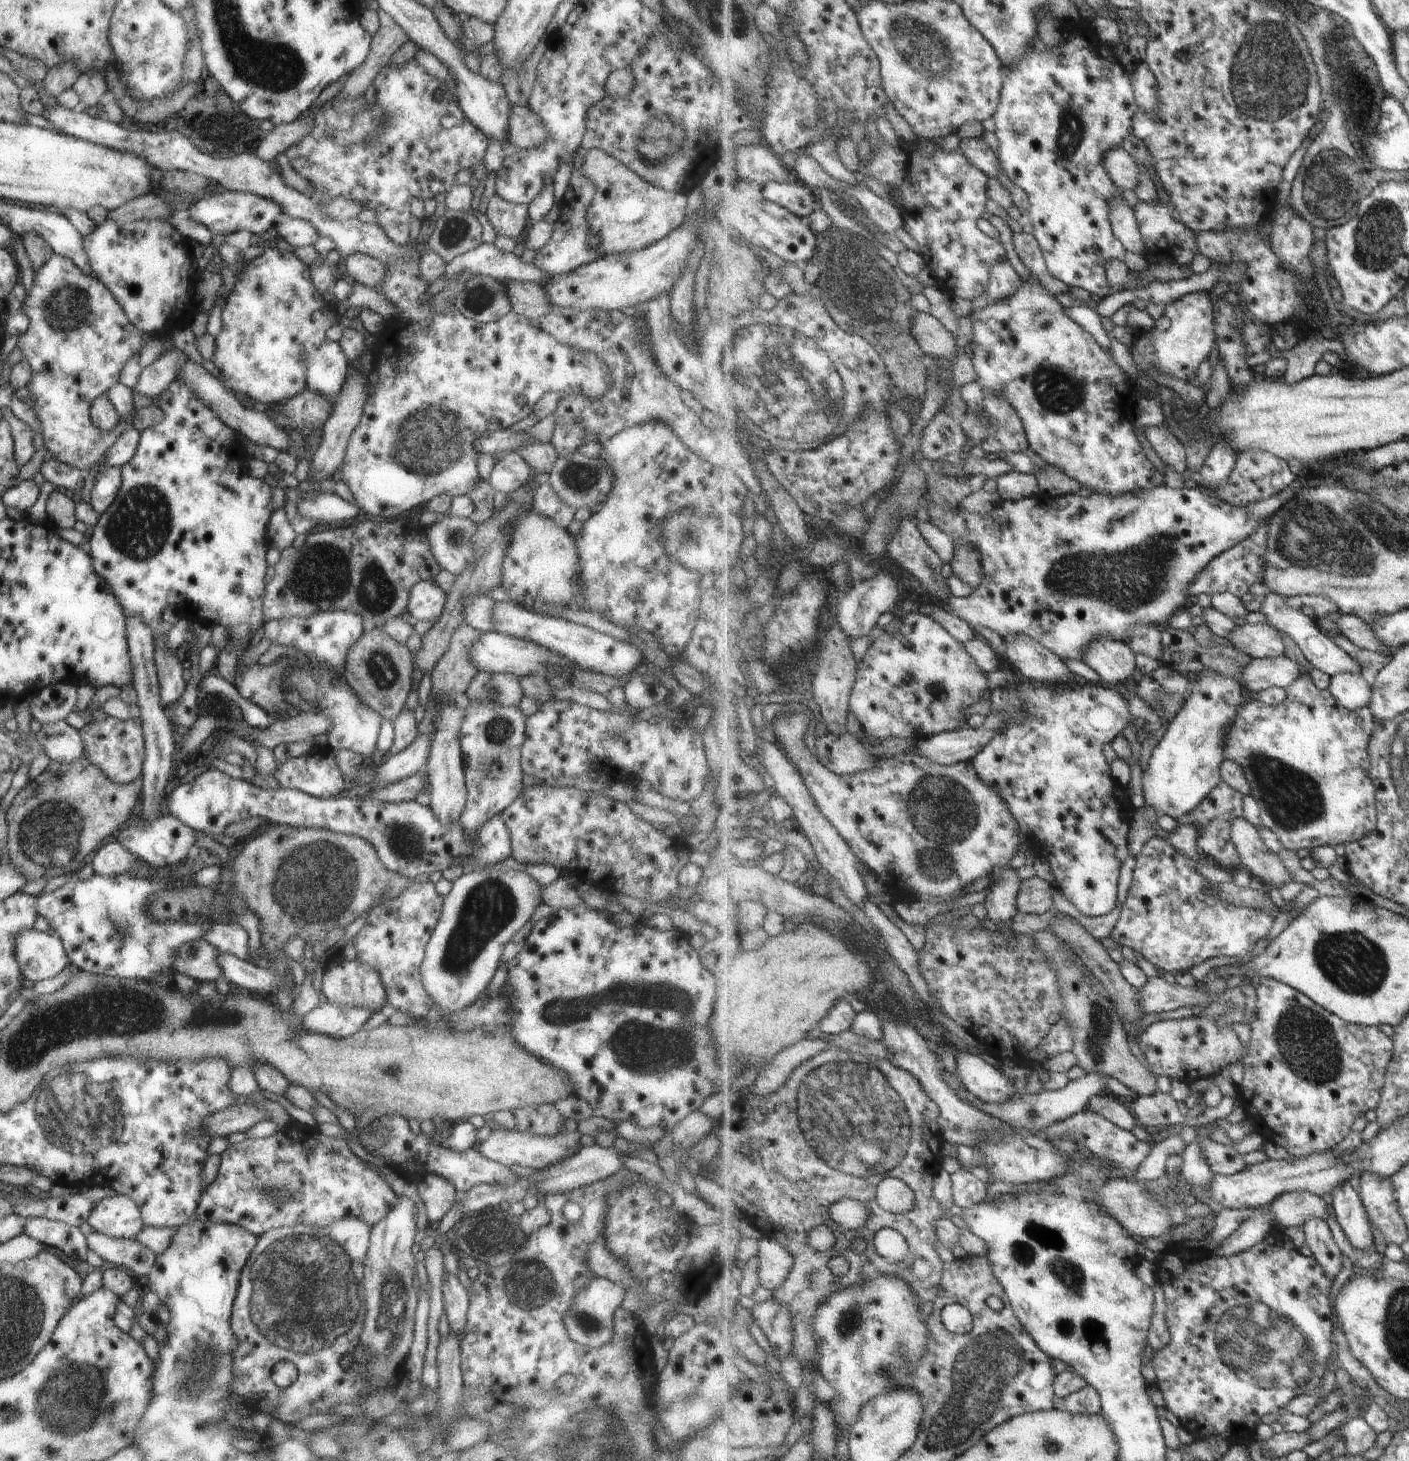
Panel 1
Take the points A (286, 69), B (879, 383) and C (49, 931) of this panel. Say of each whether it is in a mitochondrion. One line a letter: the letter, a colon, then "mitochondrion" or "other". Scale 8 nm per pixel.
A: mitochondrion
B: other
C: other

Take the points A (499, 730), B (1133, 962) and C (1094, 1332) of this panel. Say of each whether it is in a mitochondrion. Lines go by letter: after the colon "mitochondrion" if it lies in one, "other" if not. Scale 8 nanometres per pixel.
A: mitochondrion
B: other
C: mitochondrion

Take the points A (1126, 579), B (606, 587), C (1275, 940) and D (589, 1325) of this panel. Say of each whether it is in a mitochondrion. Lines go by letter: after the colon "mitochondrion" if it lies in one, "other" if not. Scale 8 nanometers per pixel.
A: mitochondrion
B: mitochondrion
C: other
D: mitochondrion

